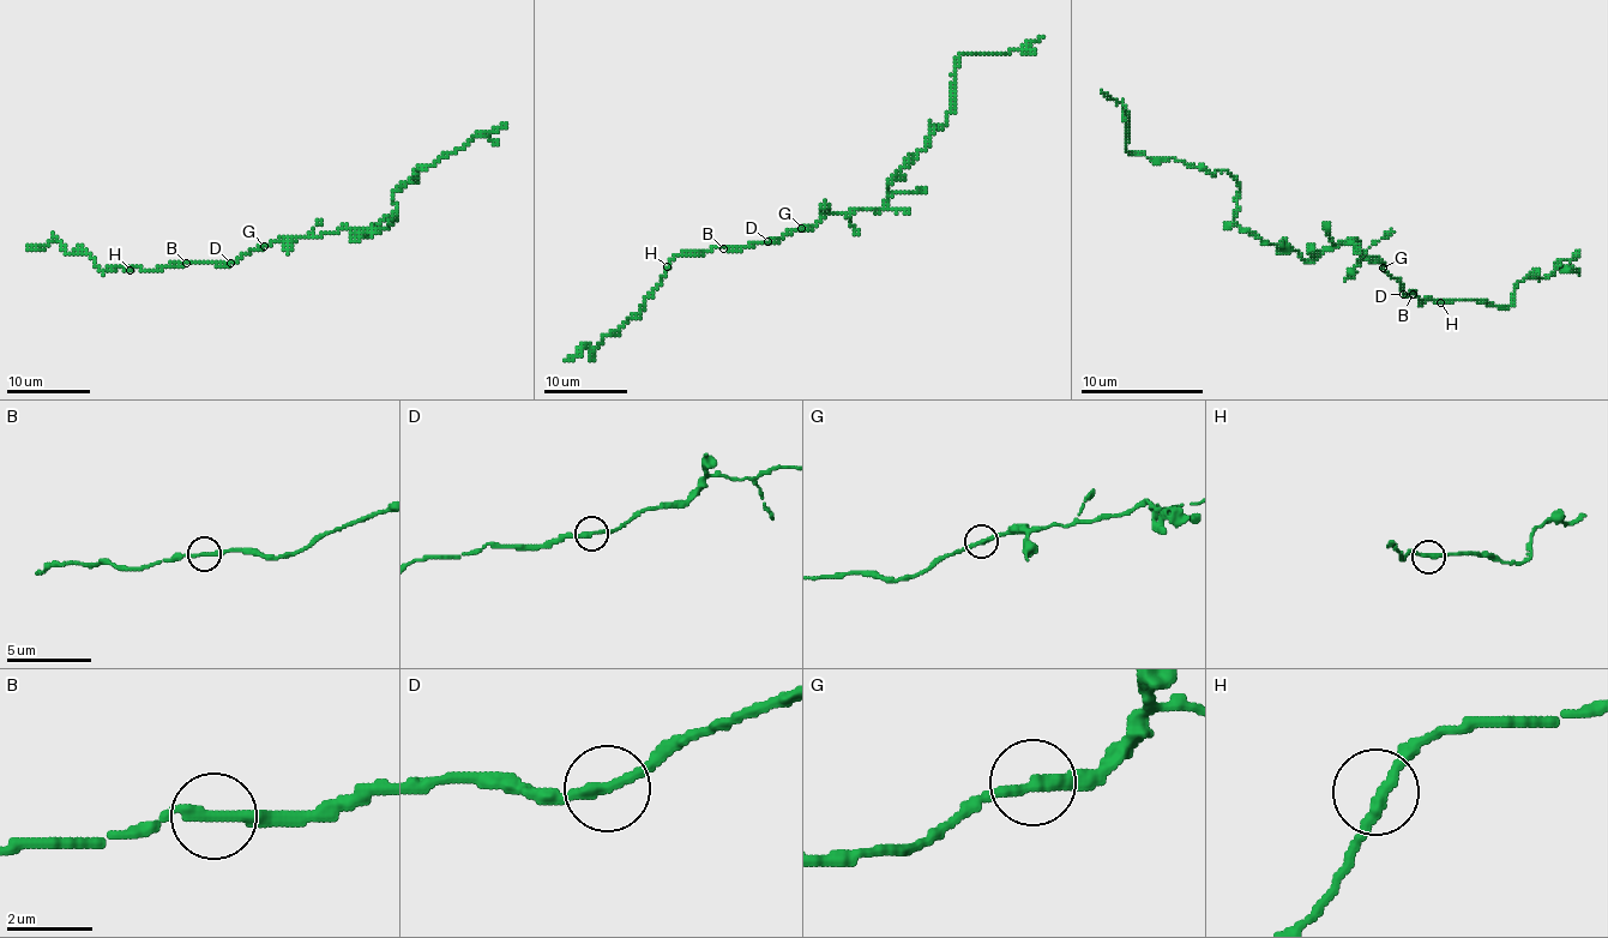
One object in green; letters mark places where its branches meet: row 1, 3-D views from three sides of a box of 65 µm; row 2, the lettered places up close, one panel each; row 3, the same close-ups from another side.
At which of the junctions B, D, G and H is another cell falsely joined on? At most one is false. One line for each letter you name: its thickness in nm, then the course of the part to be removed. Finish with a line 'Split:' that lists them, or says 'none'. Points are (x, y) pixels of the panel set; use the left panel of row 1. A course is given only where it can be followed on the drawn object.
Split: none

